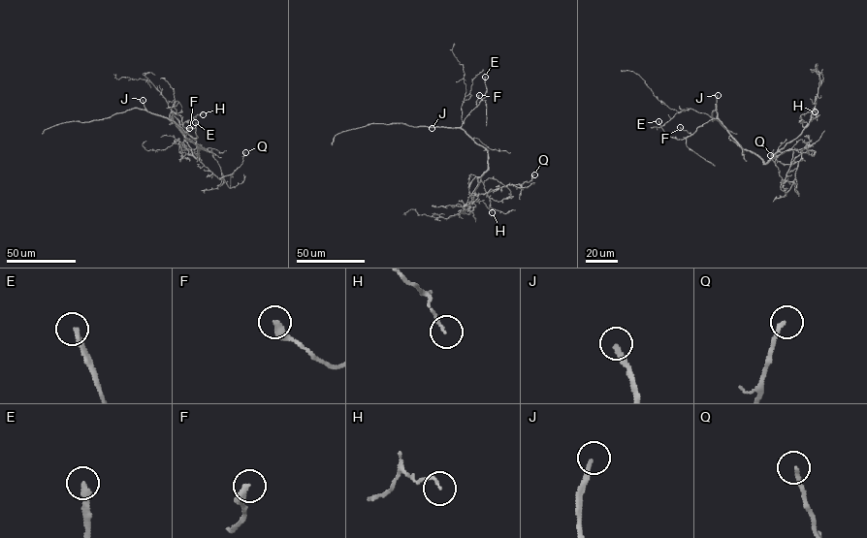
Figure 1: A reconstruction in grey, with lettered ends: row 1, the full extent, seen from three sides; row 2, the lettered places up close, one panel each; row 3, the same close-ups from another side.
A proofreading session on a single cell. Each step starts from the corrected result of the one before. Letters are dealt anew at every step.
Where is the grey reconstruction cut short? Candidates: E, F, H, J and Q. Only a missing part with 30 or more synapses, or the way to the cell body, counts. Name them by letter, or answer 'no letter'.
E, J

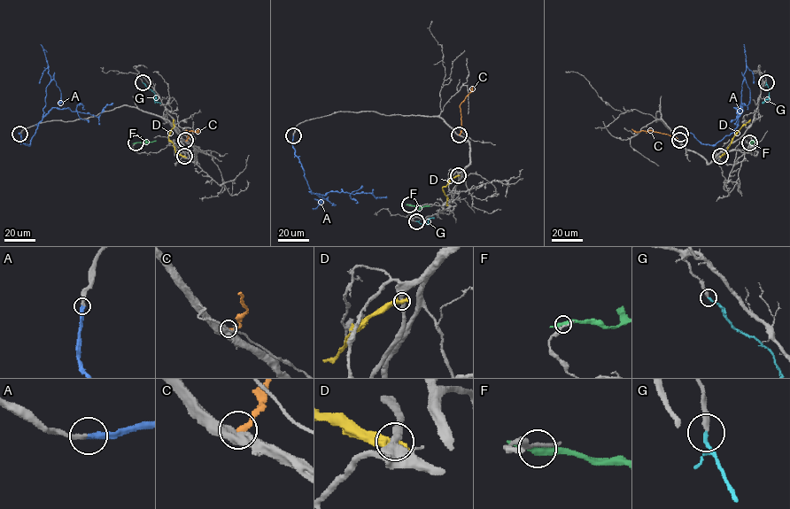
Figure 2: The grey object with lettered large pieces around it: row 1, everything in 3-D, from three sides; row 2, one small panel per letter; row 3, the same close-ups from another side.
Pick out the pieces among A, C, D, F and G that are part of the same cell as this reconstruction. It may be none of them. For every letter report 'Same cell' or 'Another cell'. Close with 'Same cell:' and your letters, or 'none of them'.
A: Same cell
C: Another cell
D: Another cell
F: Another cell
G: Same cell
Same cell: A, G

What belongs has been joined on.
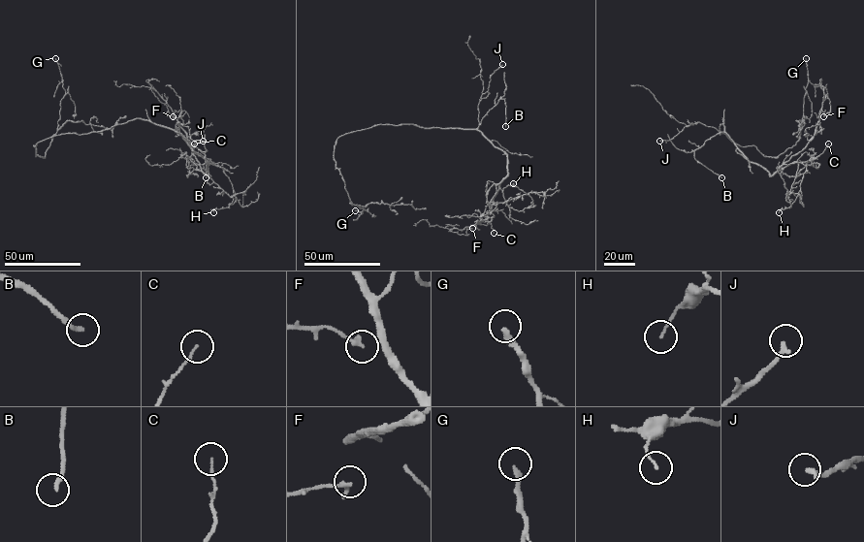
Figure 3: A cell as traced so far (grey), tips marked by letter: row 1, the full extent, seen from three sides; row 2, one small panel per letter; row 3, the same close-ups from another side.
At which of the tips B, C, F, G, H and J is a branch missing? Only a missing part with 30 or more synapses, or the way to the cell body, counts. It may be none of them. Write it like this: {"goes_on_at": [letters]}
{"goes_on_at": ["B"]}

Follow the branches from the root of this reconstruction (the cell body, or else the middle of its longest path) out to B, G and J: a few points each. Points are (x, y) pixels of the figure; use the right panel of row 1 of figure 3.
B: (722, 118), (724, 131), (708, 139), (694, 151), (695, 159), (721, 177)
G: (722, 118), (720, 134), (741, 146), (754, 145), (765, 156), (776, 157), (792, 147), (799, 139), (806, 58)
J: (722, 118), (723, 132), (697, 122), (685, 127), (669, 140), (659, 141)

